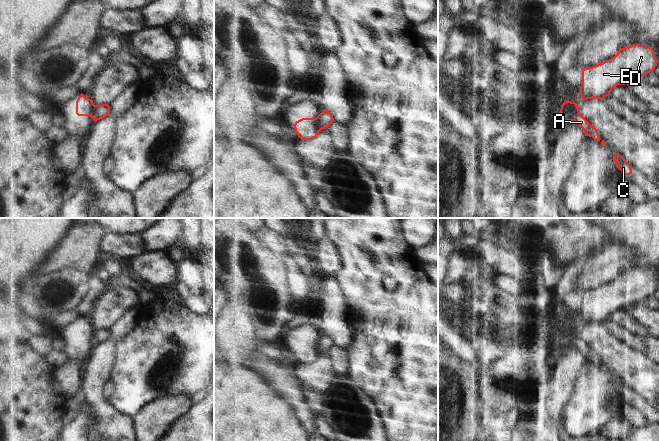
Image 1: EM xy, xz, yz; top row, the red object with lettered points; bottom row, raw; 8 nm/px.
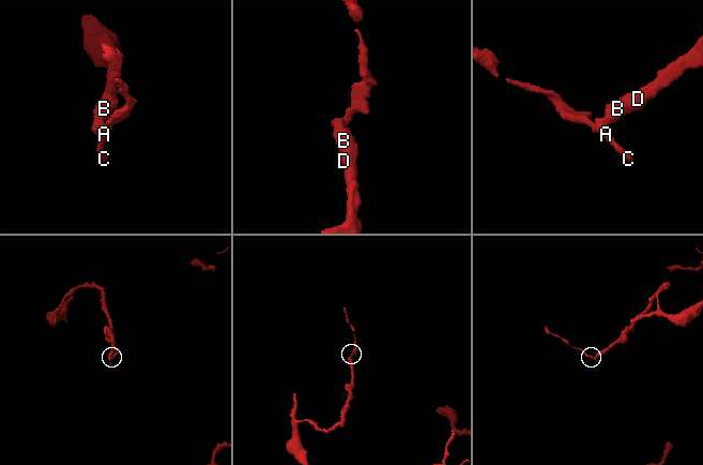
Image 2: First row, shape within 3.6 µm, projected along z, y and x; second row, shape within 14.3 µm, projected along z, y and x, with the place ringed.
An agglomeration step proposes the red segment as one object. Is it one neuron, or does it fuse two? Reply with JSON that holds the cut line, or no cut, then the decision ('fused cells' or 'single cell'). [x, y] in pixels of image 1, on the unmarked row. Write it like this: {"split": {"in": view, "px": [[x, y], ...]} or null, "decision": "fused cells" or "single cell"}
{"split": {"in": "yz", "px": [[562, 328], [565, 333], [574, 333], [579, 337]]}, "decision": "fused cells"}

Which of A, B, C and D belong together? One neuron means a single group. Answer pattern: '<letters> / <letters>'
A C / B D

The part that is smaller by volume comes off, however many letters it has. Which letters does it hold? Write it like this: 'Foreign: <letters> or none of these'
Foreign: A, C

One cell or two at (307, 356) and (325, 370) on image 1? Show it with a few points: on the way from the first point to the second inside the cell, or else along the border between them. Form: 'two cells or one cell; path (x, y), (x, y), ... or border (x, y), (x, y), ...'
two cells; border (318, 357), (313, 362), (300, 363)

